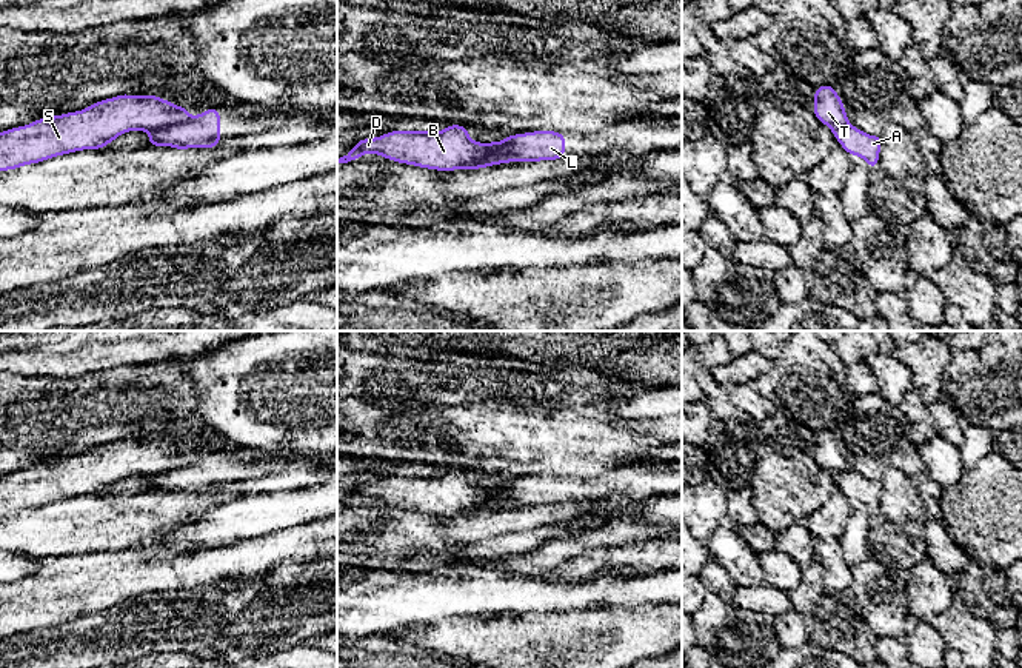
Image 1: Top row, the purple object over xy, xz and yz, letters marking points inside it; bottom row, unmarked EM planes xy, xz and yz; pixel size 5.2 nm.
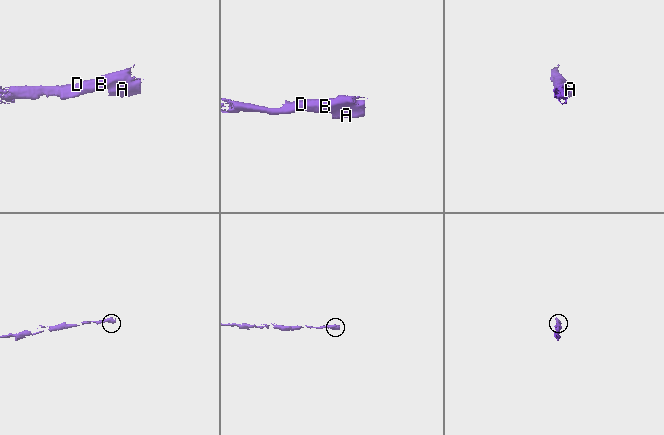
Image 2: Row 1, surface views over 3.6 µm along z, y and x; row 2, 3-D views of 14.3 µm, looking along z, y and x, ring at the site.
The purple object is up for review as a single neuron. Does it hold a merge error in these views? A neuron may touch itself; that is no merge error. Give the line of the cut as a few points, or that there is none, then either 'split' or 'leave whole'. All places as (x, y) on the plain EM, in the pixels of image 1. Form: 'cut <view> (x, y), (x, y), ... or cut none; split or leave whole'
cut xz (505, 485), (500, 494), (488, 497), (468, 511); split

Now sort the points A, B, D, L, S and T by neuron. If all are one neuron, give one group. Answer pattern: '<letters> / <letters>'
A L / B D S T

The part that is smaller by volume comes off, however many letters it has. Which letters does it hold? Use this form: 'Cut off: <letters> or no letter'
Cut off: A, L

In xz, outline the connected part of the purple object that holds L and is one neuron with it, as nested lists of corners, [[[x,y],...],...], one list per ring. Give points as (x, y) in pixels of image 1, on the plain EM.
[[[533,476],[505,482],[505,493],[473,508],[471,514],[488,513],[509,506],[560,505],[565,502],[565,477]]]

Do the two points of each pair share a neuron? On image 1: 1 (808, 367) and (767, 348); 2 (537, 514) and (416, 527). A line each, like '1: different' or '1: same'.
1: same
2: same

